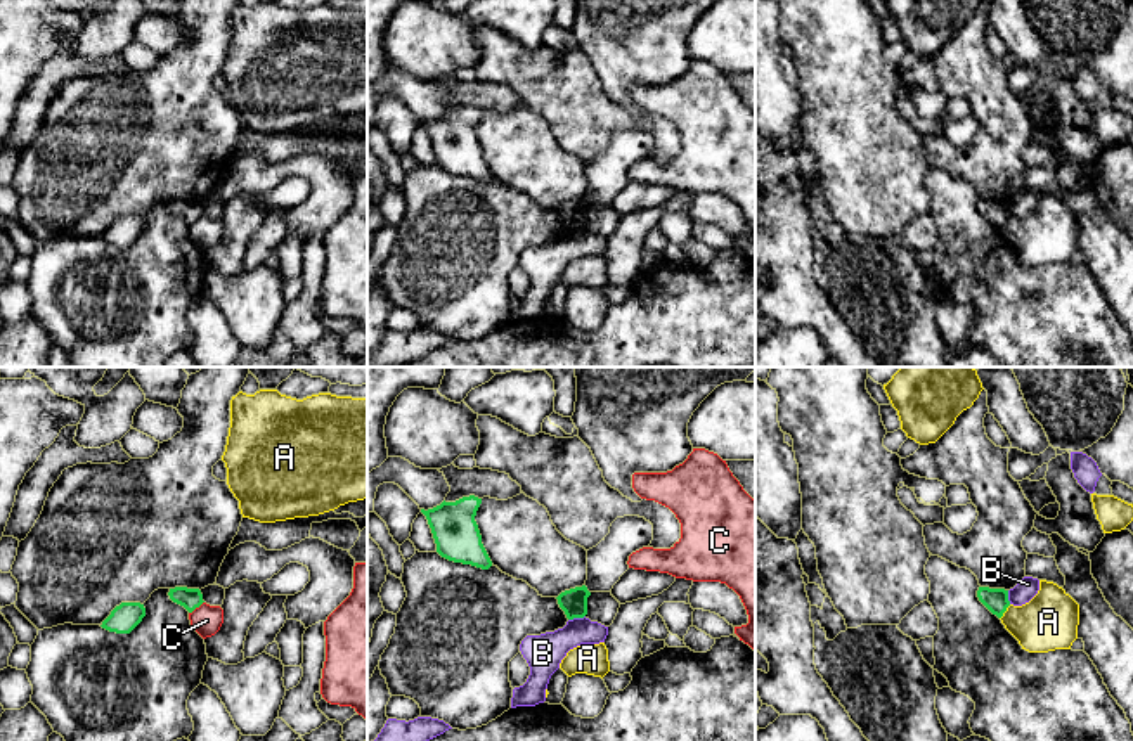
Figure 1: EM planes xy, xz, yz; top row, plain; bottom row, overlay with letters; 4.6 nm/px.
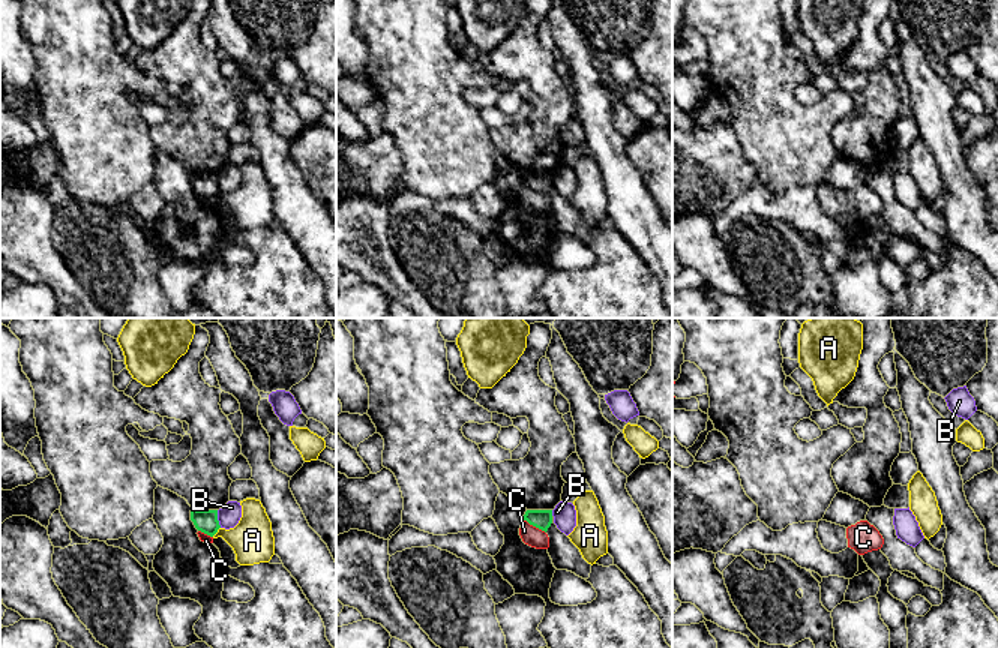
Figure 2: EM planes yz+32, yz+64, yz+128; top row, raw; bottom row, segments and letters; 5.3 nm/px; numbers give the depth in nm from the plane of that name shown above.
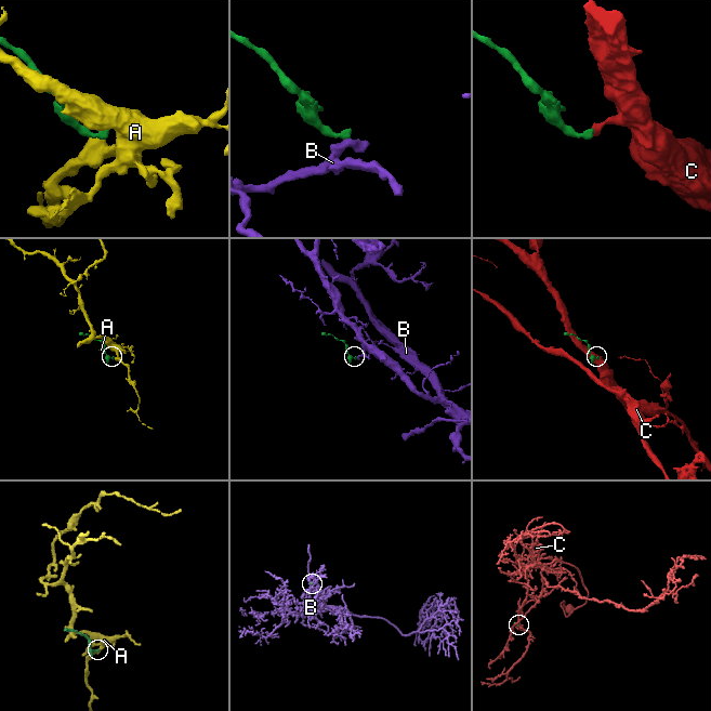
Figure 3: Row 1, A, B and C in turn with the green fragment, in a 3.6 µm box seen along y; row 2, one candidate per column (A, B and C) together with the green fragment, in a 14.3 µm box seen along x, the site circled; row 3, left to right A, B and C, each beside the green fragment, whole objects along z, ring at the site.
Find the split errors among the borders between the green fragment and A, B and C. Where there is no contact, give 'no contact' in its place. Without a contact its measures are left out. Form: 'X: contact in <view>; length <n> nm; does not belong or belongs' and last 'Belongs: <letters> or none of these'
A: contact in yz; length 90 nm; does not belong
B: contact in xz; length 80 nm; does not belong
C: contact in xy; length 90 nm; does not belong
Belongs: none of these

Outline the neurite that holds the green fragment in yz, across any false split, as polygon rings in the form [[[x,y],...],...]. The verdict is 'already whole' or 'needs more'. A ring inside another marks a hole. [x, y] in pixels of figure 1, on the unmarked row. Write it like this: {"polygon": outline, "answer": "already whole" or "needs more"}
{"polygon": [[[979,199],[977,209],[998,230],[1001,230],[1010,218],[1008,203],[1005,201]]], "answer": "already whole"}

